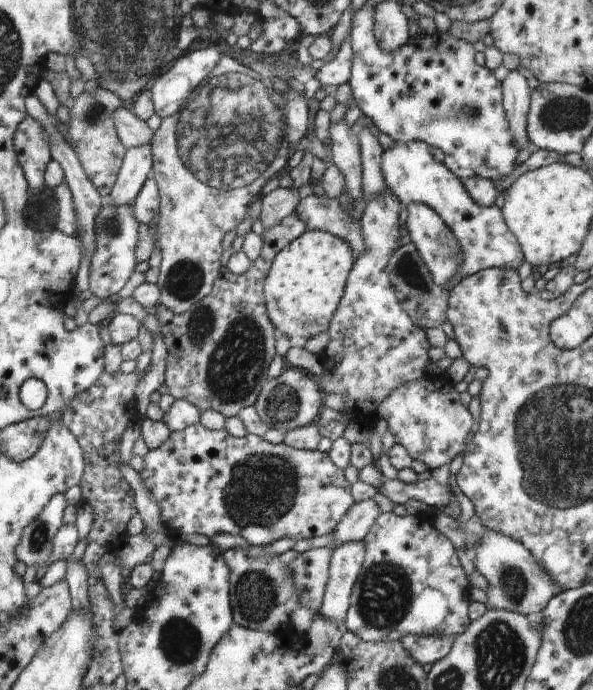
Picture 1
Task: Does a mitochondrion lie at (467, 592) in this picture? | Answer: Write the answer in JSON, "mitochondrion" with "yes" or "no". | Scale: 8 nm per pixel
{"mitochondrion":"no"}

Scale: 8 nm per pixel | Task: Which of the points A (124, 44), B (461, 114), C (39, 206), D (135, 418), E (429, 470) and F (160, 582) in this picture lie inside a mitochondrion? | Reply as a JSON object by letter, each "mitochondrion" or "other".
{"A":"mitochondrion","B":"mitochondrion","C":"other","D":"other","E":"other","F":"other"}

